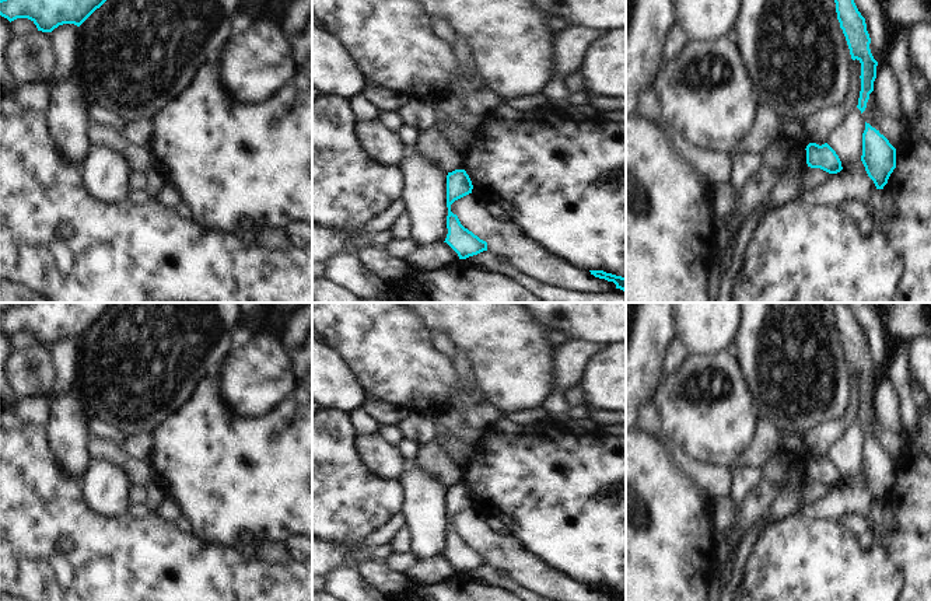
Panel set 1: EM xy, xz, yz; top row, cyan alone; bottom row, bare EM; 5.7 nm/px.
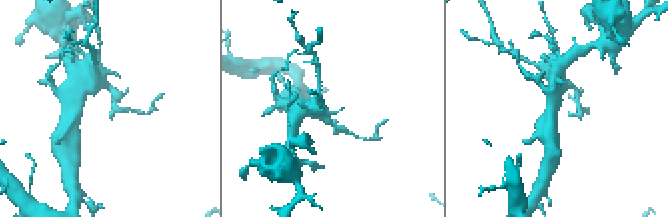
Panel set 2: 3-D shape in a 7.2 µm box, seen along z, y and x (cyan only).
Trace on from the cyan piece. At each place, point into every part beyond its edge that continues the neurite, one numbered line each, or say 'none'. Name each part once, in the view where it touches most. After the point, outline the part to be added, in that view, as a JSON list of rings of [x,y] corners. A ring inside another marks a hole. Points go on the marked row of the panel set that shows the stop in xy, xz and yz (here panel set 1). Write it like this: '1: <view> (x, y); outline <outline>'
none

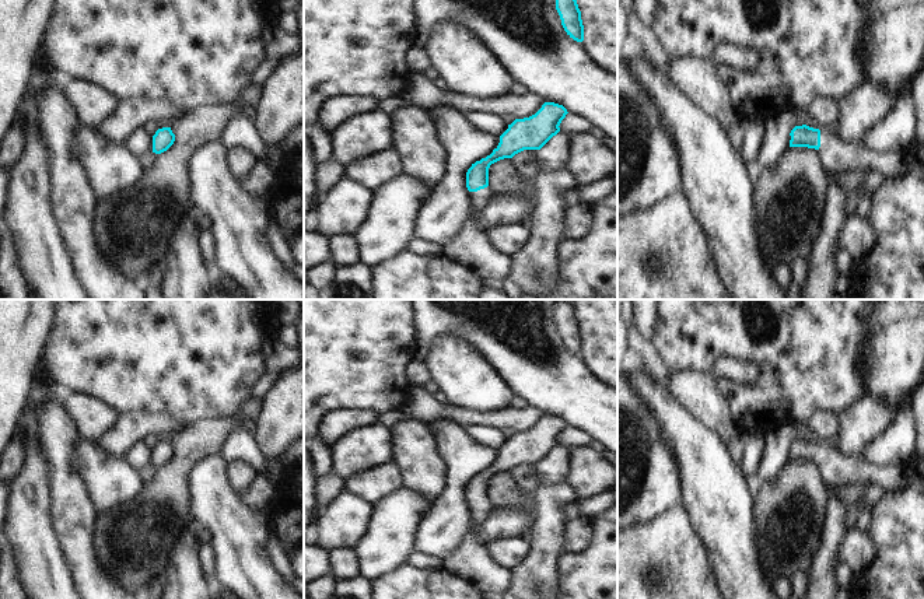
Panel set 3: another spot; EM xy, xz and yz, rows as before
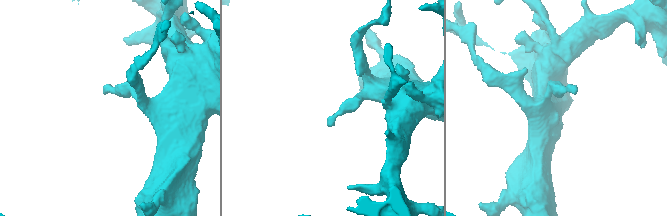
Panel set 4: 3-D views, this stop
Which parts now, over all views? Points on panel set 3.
1: yz (837, 156); outline [[[827,127],[820,130],[819,153],[827,172],[874,169],[886,178],[895,178],[904,172],[902,151],[882,153],[867,147],[862,141],[841,141]]]

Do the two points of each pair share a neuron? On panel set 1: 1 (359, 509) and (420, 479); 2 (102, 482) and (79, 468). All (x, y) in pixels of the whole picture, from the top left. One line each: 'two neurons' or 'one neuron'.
1: two neurons
2: two neurons

